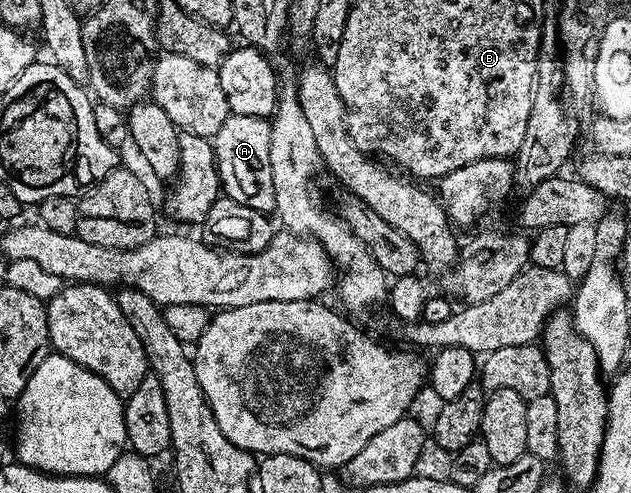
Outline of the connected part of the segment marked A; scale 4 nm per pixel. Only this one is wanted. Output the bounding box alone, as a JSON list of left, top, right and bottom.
[213,113,274,211]

